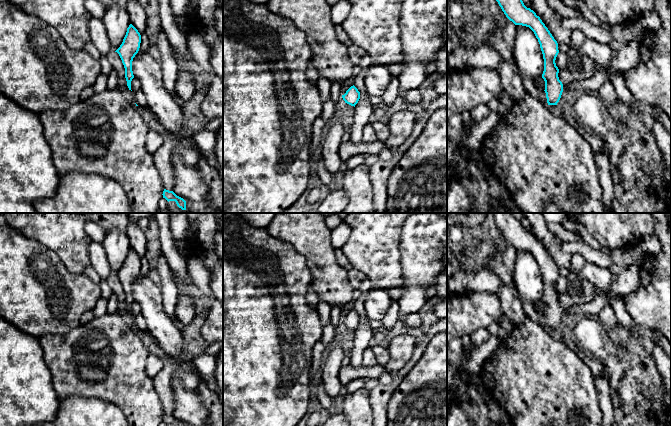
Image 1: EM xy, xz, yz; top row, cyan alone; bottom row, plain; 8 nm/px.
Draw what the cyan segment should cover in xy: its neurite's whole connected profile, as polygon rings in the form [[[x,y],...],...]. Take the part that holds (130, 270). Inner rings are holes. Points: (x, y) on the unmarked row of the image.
[[[130,248],[120,271],[115,275],[119,278],[125,292],[127,310],[131,314],[131,305],[134,302],[132,285],[138,277],[141,267],[141,259],[138,254]]]

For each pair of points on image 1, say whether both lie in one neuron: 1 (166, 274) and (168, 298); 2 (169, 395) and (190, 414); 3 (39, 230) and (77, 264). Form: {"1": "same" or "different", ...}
{"1": "same", "2": "different", "3": "same"}

